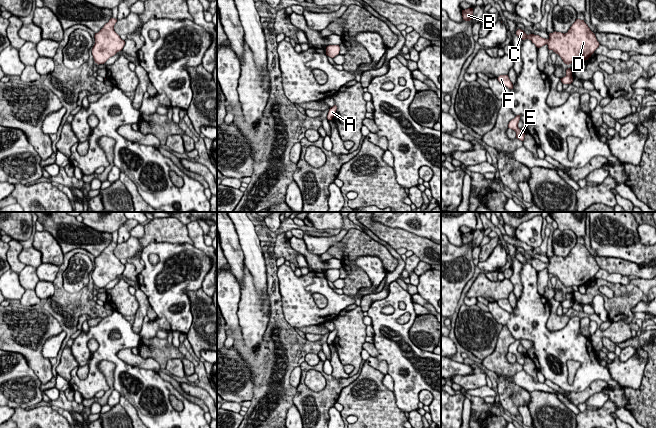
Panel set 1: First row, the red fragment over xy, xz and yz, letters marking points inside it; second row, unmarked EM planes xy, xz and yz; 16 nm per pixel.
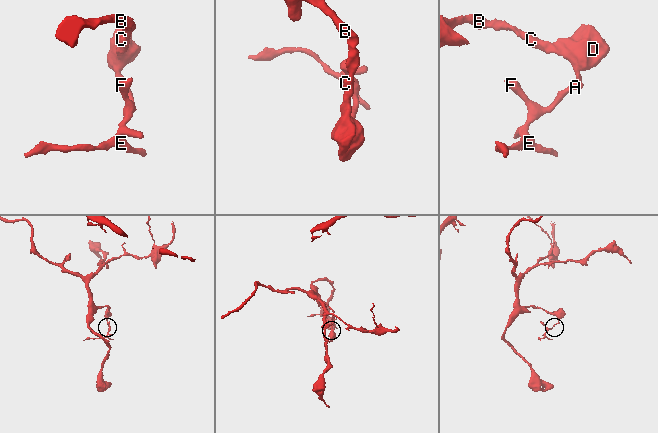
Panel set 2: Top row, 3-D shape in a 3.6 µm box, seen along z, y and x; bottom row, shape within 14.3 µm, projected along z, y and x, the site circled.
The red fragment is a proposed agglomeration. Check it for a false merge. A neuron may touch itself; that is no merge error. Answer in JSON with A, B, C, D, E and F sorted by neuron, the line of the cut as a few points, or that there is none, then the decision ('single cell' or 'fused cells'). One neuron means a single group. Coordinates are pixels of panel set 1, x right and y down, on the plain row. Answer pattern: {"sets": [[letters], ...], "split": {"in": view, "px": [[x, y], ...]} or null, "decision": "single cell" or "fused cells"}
{"sets": [["A", "B", "C", "D", "E", "F"]], "split": null, "decision": "single cell"}

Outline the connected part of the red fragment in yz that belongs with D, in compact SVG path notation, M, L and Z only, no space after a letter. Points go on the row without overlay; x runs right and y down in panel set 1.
M576 243L567 257L553 256L545 263L539 259L527 259L518 253L516 259L522 263L529 263L537 272L548 269L548 273L558 278L567 289L573 285L580 286L588 284L599 271L595 258L590 254L584 244Z

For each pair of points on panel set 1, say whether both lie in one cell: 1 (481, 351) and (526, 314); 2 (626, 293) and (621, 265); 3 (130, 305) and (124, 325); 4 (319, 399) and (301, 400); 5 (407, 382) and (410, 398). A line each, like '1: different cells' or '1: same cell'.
1: different cells
2: different cells
3: different cells
4: same cell
5: same cell

